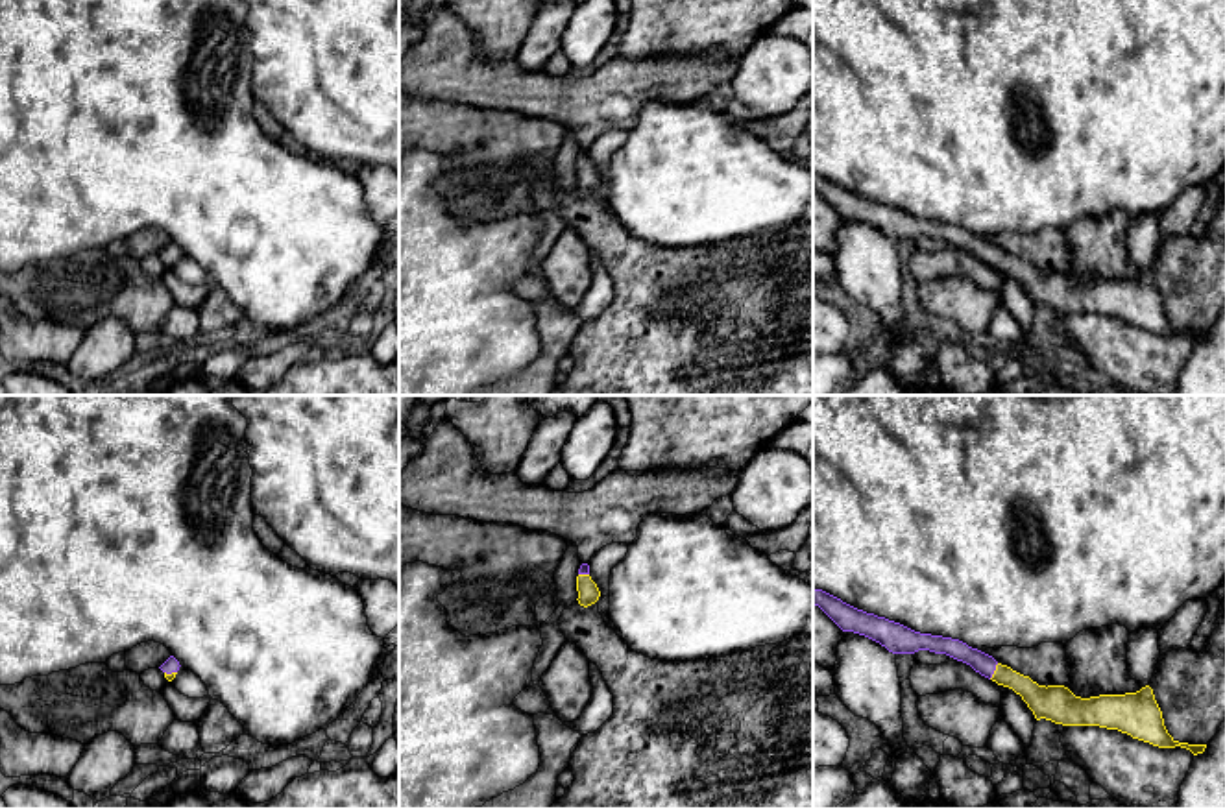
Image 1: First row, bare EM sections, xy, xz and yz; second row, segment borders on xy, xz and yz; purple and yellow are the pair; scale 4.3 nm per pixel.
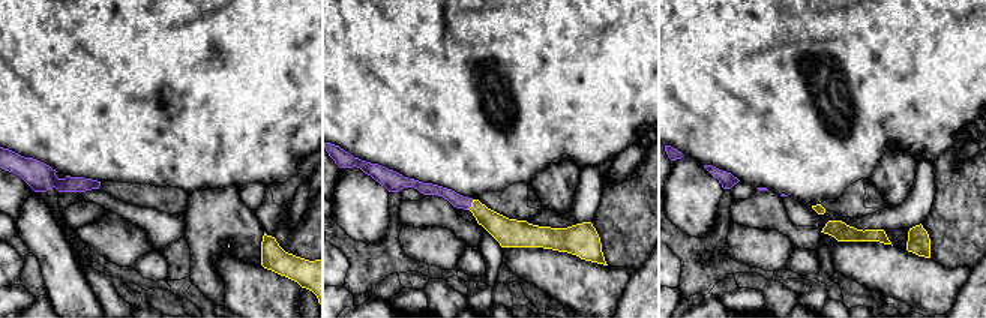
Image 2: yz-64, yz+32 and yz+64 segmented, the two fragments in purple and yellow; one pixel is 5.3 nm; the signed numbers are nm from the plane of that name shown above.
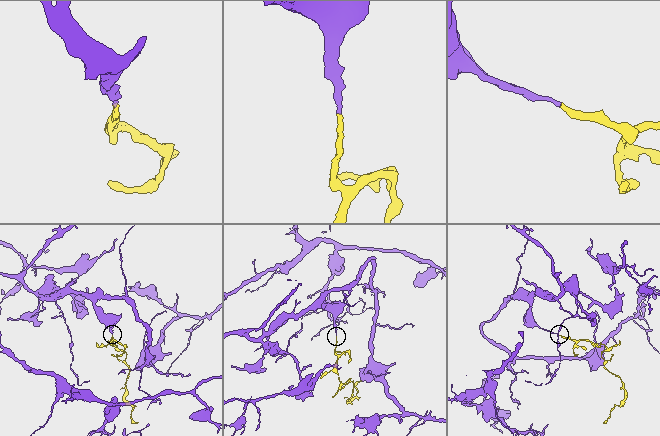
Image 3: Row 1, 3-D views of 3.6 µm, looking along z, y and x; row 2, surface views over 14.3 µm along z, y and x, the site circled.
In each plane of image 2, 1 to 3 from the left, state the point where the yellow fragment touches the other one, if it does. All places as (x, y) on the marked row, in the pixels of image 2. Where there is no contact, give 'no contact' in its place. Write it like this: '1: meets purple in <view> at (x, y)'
1: no contact
2: meets purple in yz+32 at (470, 204)
3: no contact

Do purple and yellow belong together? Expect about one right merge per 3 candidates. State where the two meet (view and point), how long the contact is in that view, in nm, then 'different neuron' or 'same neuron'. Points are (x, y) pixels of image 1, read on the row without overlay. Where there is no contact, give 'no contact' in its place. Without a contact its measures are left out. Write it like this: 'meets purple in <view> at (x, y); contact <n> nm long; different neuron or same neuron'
meets purple in yz at (994, 255); contact 80 nm long; same neuron

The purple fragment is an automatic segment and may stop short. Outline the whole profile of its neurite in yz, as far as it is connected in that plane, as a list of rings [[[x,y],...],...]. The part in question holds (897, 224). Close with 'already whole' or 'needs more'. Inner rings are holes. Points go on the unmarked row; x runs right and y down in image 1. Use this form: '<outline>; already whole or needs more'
[[[813,175],[813,190],[843,218],[865,222],[892,240],[929,236],[970,251],[981,262],[1020,281],[1037,307],[1118,316],[1158,334],[1186,334],[1194,342],[1203,340],[1207,334],[1207,331],[1179,329],[1168,320],[1149,272],[1136,279],[1081,284],[1064,272],[1038,272],[1029,262],[998,249],[992,242],[959,225],[915,218],[900,209],[857,196],[822,175]]]; needs more

